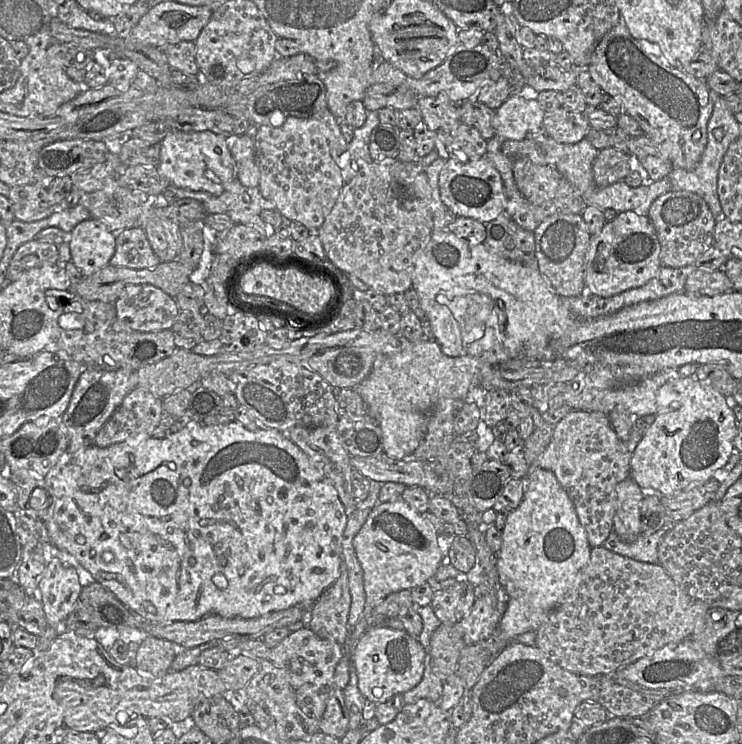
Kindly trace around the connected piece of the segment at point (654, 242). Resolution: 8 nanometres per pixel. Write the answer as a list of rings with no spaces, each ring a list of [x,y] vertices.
[[[632,211],[621,212],[612,221],[606,222],[598,234],[591,236],[585,255],[585,289],[600,297],[611,297],[643,286],[658,274],[660,267],[660,244],[648,216]]]

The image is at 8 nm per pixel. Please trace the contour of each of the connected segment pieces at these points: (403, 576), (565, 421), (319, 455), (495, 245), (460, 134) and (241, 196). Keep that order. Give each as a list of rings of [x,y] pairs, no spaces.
[[[403,500],[377,503],[353,539],[357,559],[363,571],[365,607],[343,645],[345,656],[335,668],[334,684],[344,689],[350,679],[351,655],[361,636],[372,626],[372,611],[388,595],[411,590],[435,576],[443,554],[438,534],[432,525]]]
[[[574,410],[554,426],[546,449],[529,465],[529,469],[542,468],[553,472],[559,484],[571,499],[580,524],[584,527],[591,548],[603,545],[613,528],[616,510],[615,486],[630,477],[631,454],[617,437],[608,415],[601,412]]]
[[[295,426],[287,431],[281,431],[294,442],[309,458],[310,463],[325,477],[332,481],[336,488],[338,496],[343,503],[347,515],[350,515],[357,504],[353,496],[351,486],[351,474],[354,467],[351,465],[351,456],[344,448],[336,427],[315,427],[308,428],[303,426]]]
[[[506,213],[500,214],[496,219],[485,224],[486,238],[483,242],[485,248],[490,252],[510,261],[521,263],[527,267],[538,269],[535,256],[534,233],[524,230]]]
[[[460,124],[455,130],[455,137],[449,147],[450,157],[466,162],[470,159],[485,157],[487,140],[480,132],[469,125]]]
[[[236,176],[219,196],[177,188],[173,185],[169,185],[167,190],[178,199],[190,198],[199,201],[207,214],[227,215],[235,224],[259,228],[259,232],[266,238],[276,234],[275,228],[260,217],[263,210],[276,210],[275,204],[262,196],[259,187],[245,187]]]

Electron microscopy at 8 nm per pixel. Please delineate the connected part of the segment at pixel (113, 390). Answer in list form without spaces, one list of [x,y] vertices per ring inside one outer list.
[[[96,368],[84,369],[74,387],[69,406],[61,416],[68,435],[66,451],[73,454],[83,448],[94,445],[94,439],[99,429],[112,416],[125,396],[137,385],[137,371],[125,369],[114,371]]]

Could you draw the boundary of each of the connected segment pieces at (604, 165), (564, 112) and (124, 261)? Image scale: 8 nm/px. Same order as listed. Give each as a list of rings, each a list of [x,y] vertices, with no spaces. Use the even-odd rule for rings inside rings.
[[[609,147],[600,150],[592,166],[596,187],[606,187],[623,179],[637,170],[638,161],[630,153]]]
[[[562,106],[546,113],[542,123],[545,133],[561,144],[575,144],[586,138],[590,129],[585,113],[573,112]]]
[[[130,228],[116,233],[116,250],[109,264],[144,269],[153,268],[160,263],[143,228]]]

